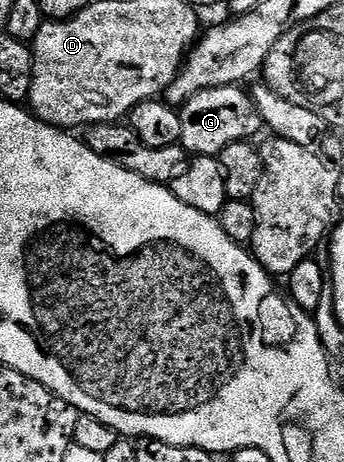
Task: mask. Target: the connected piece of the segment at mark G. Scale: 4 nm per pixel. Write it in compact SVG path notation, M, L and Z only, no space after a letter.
M229 84L223 88L213 88L204 92L197 92L193 98L181 105L180 143L187 153L194 156L221 157L228 146L245 140L255 139L258 131L263 131L264 125L258 108L254 105L253 95L245 92L245 87Z

